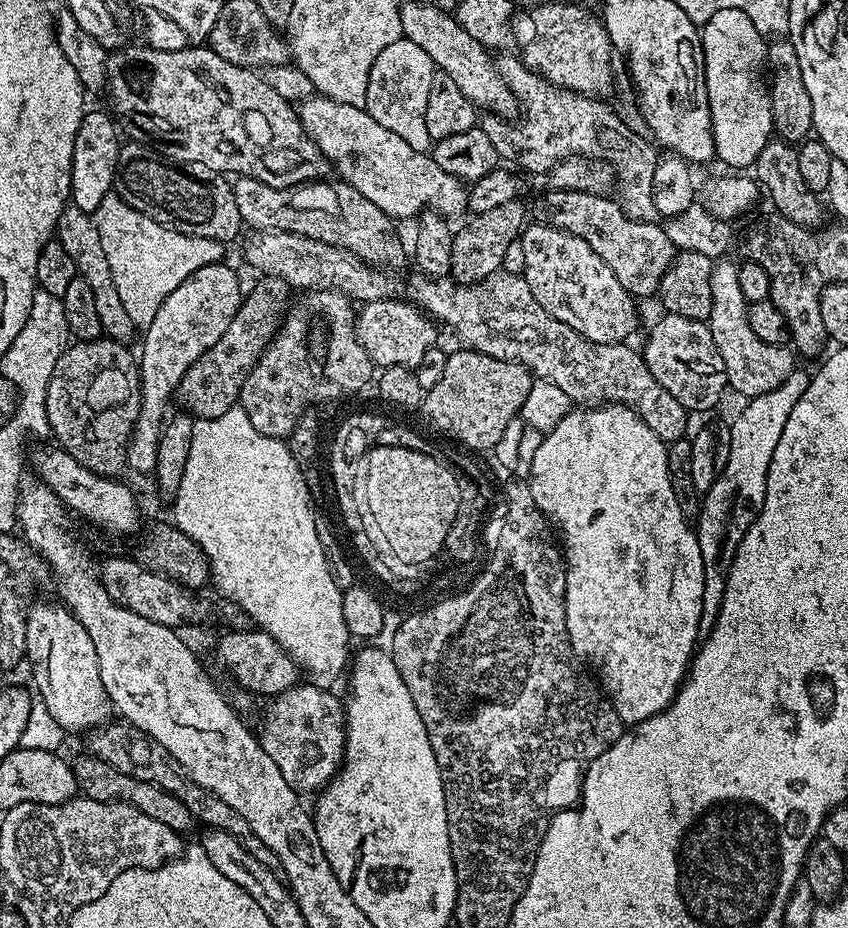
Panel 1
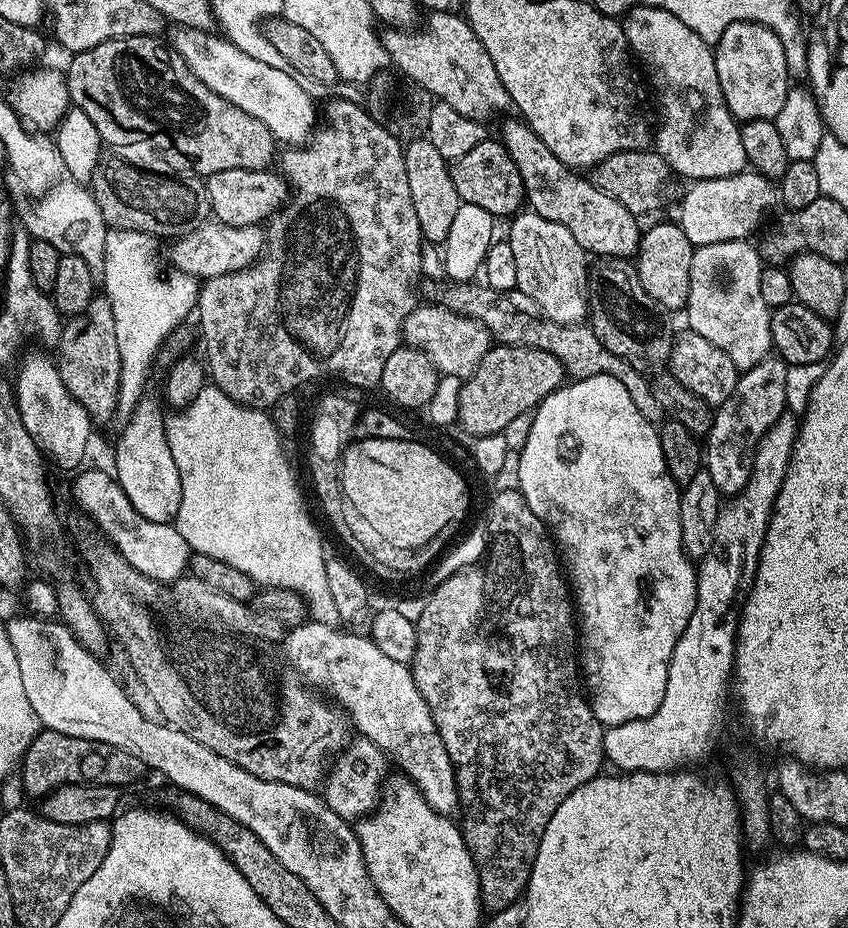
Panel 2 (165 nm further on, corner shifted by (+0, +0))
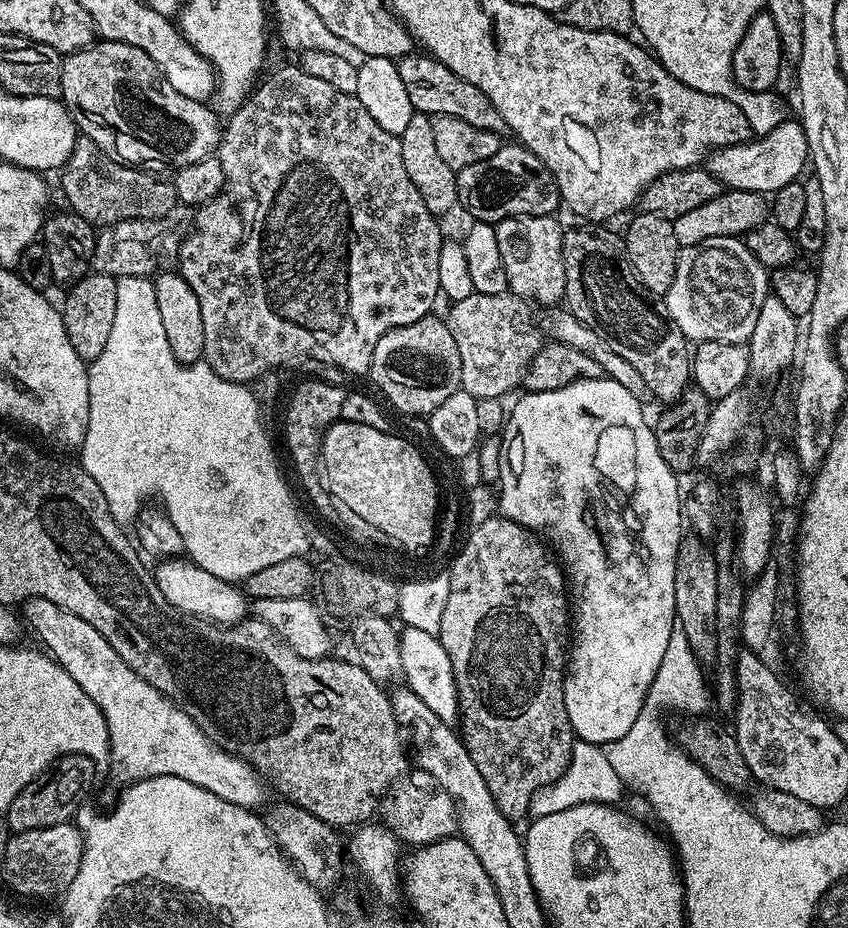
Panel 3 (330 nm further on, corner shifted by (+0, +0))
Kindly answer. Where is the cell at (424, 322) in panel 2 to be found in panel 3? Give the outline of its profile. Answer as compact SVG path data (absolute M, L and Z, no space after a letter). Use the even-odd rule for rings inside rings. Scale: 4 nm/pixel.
M506 291L502 294L473 292L470 298L457 300L451 307L446 319L454 342L458 342L458 354L462 354L462 391L479 401L499 400L516 387L519 389L530 362L546 343L541 325L532 317L533 305L523 296Z

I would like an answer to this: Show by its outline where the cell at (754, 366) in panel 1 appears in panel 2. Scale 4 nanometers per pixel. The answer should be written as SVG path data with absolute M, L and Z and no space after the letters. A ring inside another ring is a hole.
M747 239L715 242L697 247L690 262L690 294L687 327L714 342L737 370L752 368L773 351L770 322L772 314L762 302L762 261Z

